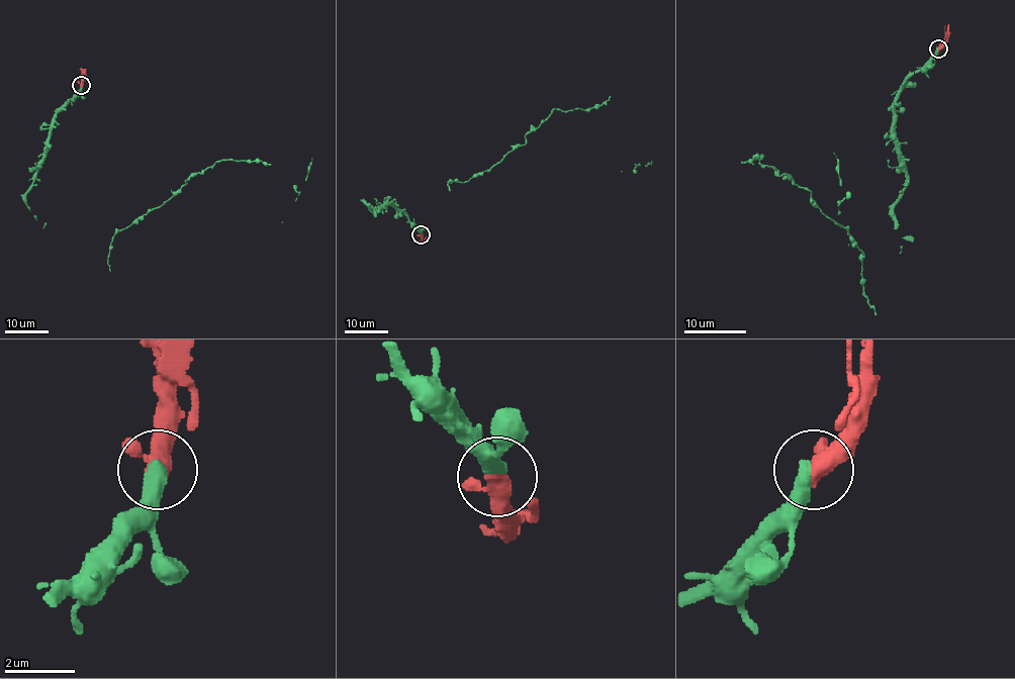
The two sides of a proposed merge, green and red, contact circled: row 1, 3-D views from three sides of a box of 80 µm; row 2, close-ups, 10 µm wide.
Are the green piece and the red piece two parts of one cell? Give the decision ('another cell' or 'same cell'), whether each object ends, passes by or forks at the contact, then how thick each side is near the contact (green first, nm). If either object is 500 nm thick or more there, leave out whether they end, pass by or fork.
same cell; green ends; red passes by; calibres 480 and 400 nm

